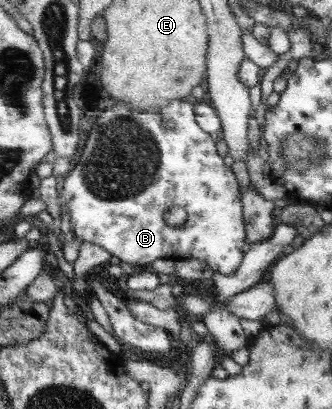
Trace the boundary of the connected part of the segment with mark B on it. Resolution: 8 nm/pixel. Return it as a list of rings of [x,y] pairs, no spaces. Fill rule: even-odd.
[[[170,101],[165,107],[155,107],[152,109],[131,109],[126,103],[115,102],[111,109],[106,109],[99,114],[99,117],[93,121],[93,126],[89,131],[83,155],[75,165],[75,168],[65,175],[63,184],[63,193],[59,197],[58,204],[65,202],[69,208],[71,216],[71,226],[75,237],[82,241],[100,245],[105,251],[111,255],[119,257],[120,261],[129,263],[133,267],[142,265],[149,267],[155,259],[172,259],[183,260],[189,258],[198,258],[199,261],[205,261],[207,265],[211,265],[214,271],[225,275],[233,275],[238,271],[243,261],[243,247],[245,247],[245,230],[246,221],[243,221],[245,213],[241,213],[241,191],[237,185],[235,175],[231,173],[231,169],[227,169],[223,165],[223,159],[217,155],[215,149],[215,141],[210,133],[205,133],[195,119],[194,105],[184,101]],[[181,206],[186,209],[187,219],[181,227],[171,226],[165,218],[166,211],[172,207]]]

